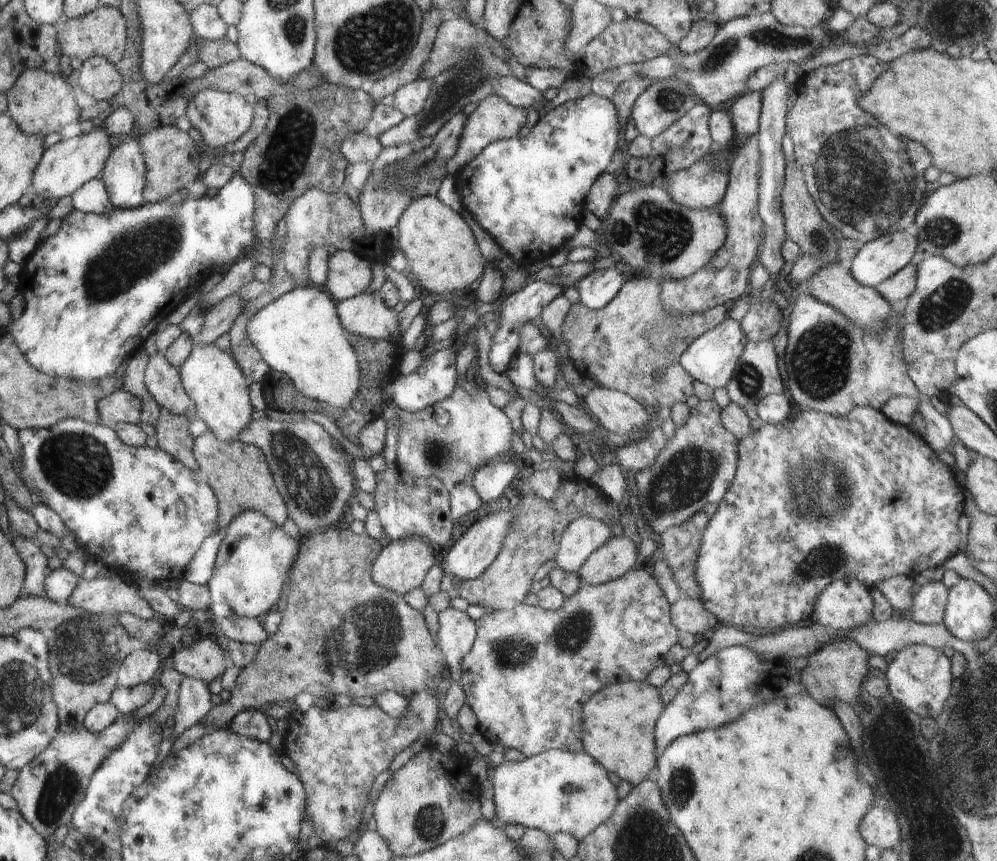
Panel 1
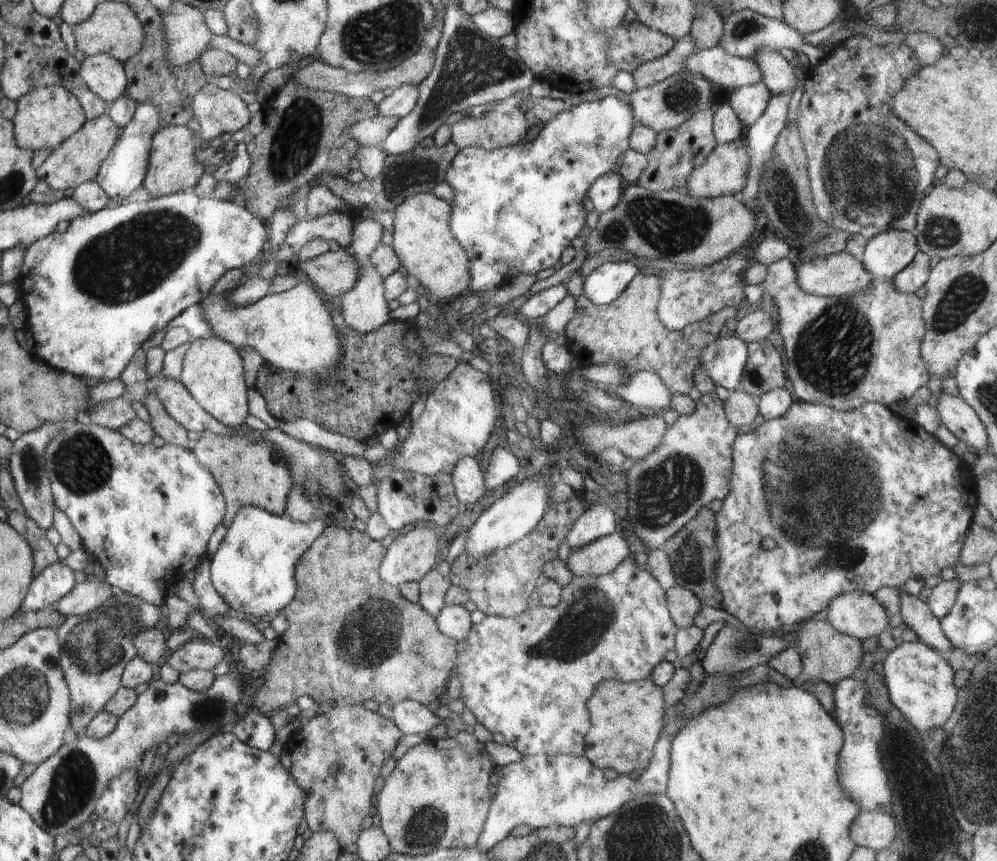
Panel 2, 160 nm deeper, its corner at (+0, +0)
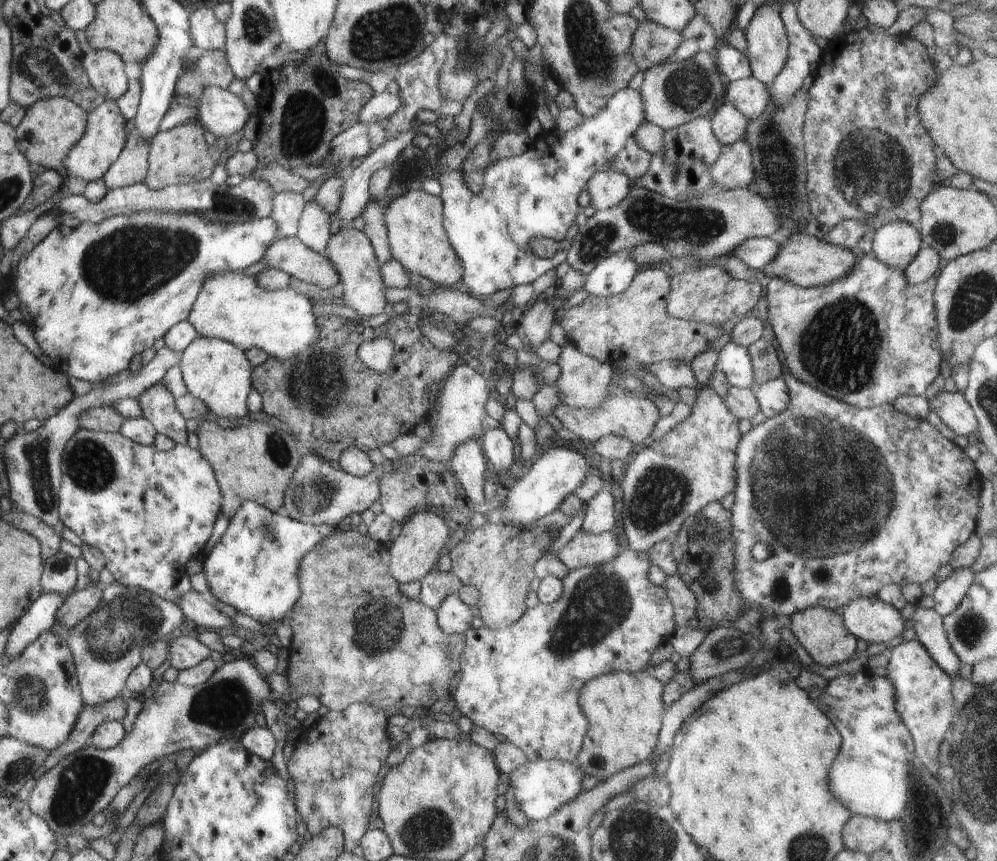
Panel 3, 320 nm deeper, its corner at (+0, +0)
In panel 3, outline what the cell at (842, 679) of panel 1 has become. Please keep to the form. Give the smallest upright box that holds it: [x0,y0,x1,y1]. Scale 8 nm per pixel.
[786,606,858,667]

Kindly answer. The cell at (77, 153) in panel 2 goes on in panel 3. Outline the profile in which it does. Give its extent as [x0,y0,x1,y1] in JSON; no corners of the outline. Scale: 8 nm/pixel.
[65,98,127,182]

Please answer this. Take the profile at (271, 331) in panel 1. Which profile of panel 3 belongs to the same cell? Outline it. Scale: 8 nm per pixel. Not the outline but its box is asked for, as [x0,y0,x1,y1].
[188,271,319,361]

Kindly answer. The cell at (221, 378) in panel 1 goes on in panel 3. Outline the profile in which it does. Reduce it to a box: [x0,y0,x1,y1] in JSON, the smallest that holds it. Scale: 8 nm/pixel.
[178,335,253,424]

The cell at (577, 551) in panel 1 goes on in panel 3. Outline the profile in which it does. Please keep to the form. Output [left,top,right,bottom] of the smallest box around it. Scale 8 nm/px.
[582,485,614,534]

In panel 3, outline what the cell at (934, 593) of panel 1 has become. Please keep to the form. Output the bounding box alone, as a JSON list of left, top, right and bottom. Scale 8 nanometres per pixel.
[933,567,974,616]

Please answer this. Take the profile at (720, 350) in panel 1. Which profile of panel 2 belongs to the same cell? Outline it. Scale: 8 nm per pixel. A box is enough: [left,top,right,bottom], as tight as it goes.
[701,333,747,391]

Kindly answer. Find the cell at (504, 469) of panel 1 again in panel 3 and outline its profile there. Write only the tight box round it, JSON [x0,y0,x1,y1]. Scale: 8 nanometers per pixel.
[479,427,515,470]

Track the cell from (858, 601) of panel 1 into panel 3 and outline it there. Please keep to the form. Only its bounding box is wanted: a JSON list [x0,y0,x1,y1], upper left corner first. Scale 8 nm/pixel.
[839,596,906,643]

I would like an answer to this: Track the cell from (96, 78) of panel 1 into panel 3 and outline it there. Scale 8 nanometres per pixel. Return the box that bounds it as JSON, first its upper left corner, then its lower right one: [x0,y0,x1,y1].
[84,50,130,101]

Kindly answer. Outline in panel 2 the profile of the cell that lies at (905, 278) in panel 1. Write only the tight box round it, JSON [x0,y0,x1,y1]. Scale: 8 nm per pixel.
[893,250,930,294]

